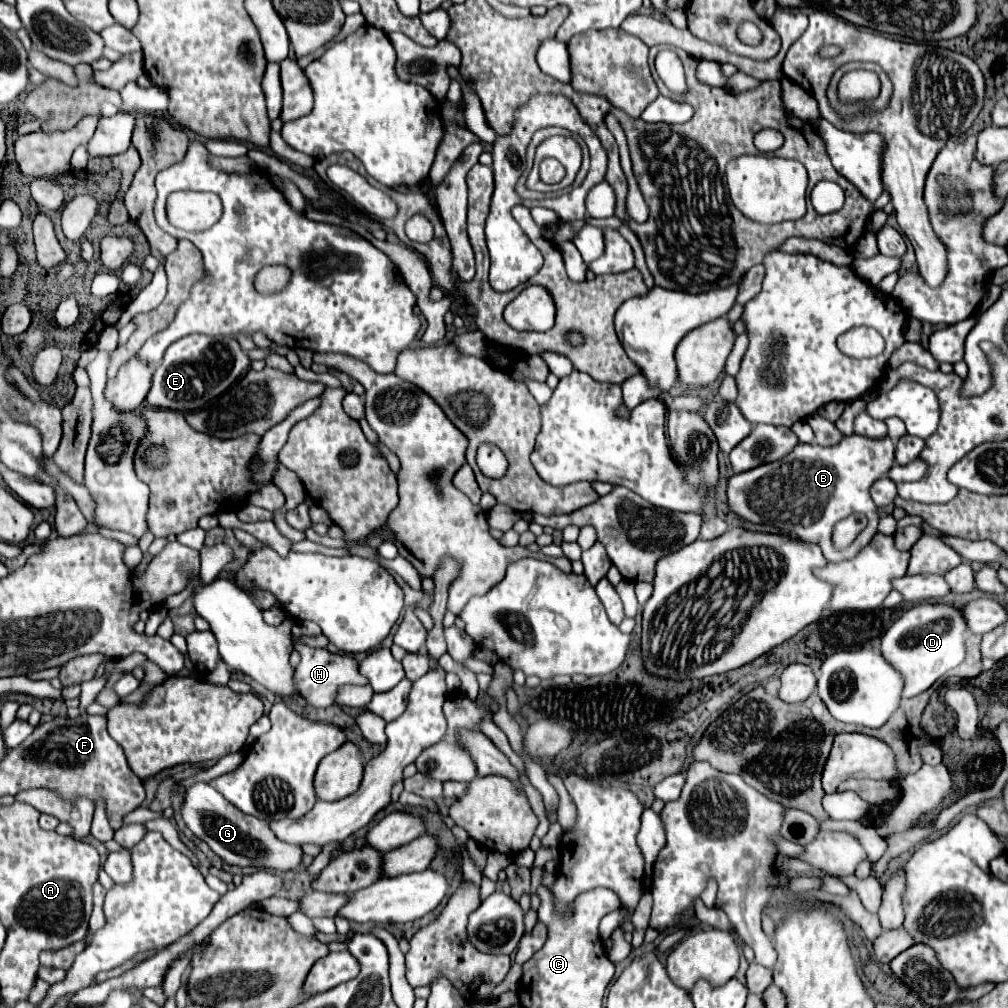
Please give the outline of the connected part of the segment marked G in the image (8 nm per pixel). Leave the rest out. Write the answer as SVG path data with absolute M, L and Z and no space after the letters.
M195 782L193 786L187 788L185 804L183 804L183 820L187 828L195 836L199 836L203 842L207 842L207 846L227 864L241 866L241 868L263 868L273 872L287 872L297 868L303 862L301 846L279 840L269 828L267 820L243 814L207 782Z

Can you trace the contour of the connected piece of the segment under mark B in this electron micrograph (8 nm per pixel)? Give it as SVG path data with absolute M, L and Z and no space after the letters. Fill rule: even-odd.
M851 434L851 436L843 436L839 444L835 446L819 446L819 444L797 444L795 450L791 454L787 454L783 460L771 462L771 464L761 464L759 468L747 470L743 474L733 474L729 478L729 486L727 486L727 496L729 496L729 504L731 510L735 514L739 514L741 518L753 522L753 524L765 524L765 526L775 526L781 532L791 532L793 536L797 536L803 542L811 542L817 544L823 552L823 556L829 562L839 562L839 560L847 560L851 556L855 556L877 532L877 506L873 504L873 500L869 498L869 488L875 480L879 480L881 476L887 474L887 470L893 466L895 462L895 442L891 442L889 436L885 436L883 440L879 438L865 438L859 434ZM851 514L865 514L869 524L865 530L861 530L861 534L855 538L855 544L851 544L845 550L839 550L833 546L833 526L851 516Z

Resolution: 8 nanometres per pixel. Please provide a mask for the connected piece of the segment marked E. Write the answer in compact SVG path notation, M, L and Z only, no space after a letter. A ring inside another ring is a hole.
M191 334L179 338L167 348L161 364L157 366L145 404L151 408L167 408L177 412L201 410L209 400L225 392L249 368L249 364L247 354L231 336Z

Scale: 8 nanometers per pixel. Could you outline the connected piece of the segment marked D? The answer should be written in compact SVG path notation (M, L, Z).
M923 604L903 614L881 642L883 658L903 676L903 698L913 698L933 686L945 672L959 666L965 658L965 640L969 632L961 612L949 604Z

